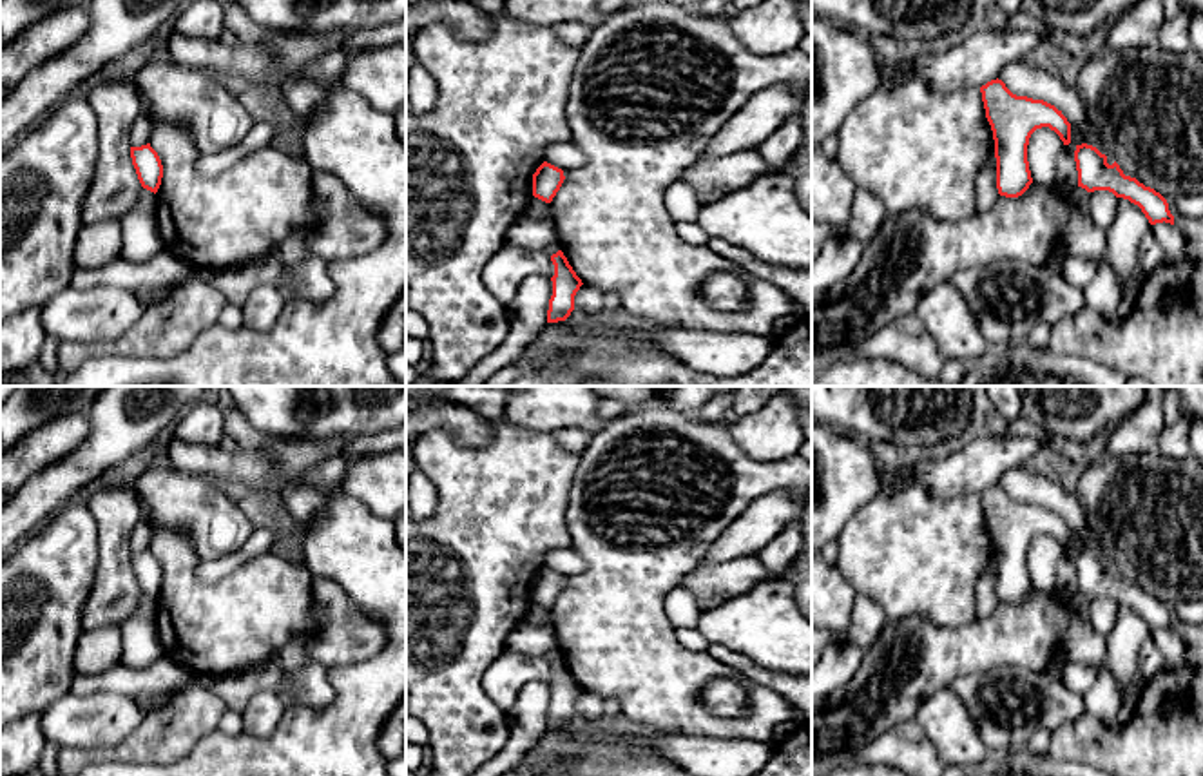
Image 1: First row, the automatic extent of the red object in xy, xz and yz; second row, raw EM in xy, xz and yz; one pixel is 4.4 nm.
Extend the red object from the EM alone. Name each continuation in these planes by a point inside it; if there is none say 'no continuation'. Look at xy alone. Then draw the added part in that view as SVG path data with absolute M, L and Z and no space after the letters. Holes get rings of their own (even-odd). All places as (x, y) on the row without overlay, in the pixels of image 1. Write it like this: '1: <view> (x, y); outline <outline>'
1: xy (142, 646); outline M143 595L138 613L120 626L123 655L121 664L147 667L165 655L156 631L156 600Z

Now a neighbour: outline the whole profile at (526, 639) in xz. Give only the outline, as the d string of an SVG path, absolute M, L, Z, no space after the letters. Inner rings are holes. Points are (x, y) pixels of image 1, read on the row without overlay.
M520 624L511 631L505 640L505 649L522 653L522 655L536 655L544 656L547 651L556 647L556 635L553 626L531 626Z

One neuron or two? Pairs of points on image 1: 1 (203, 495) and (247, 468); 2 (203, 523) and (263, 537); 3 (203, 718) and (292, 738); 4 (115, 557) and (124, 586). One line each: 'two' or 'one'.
1: two
2: two
3: two
4: one

